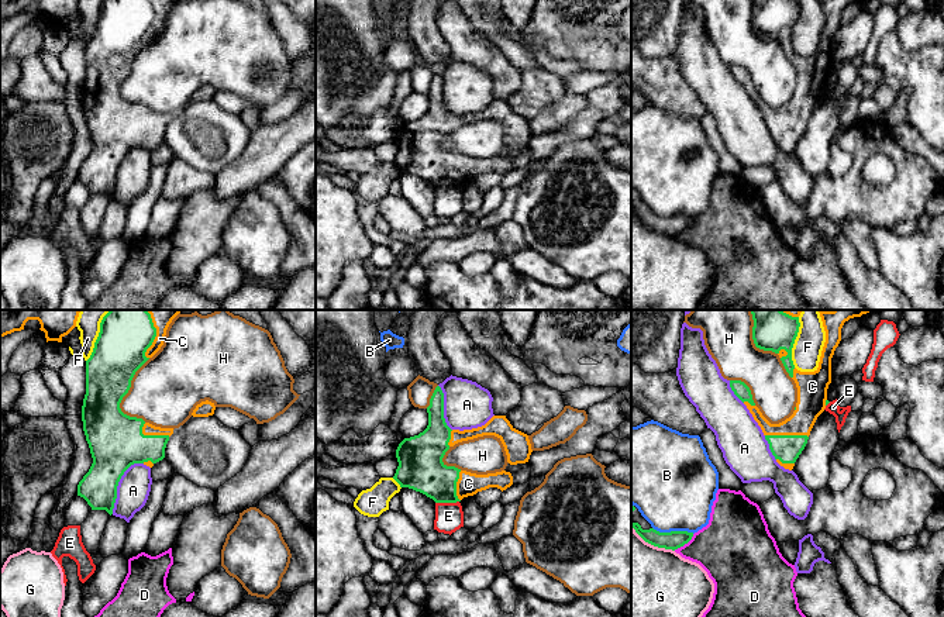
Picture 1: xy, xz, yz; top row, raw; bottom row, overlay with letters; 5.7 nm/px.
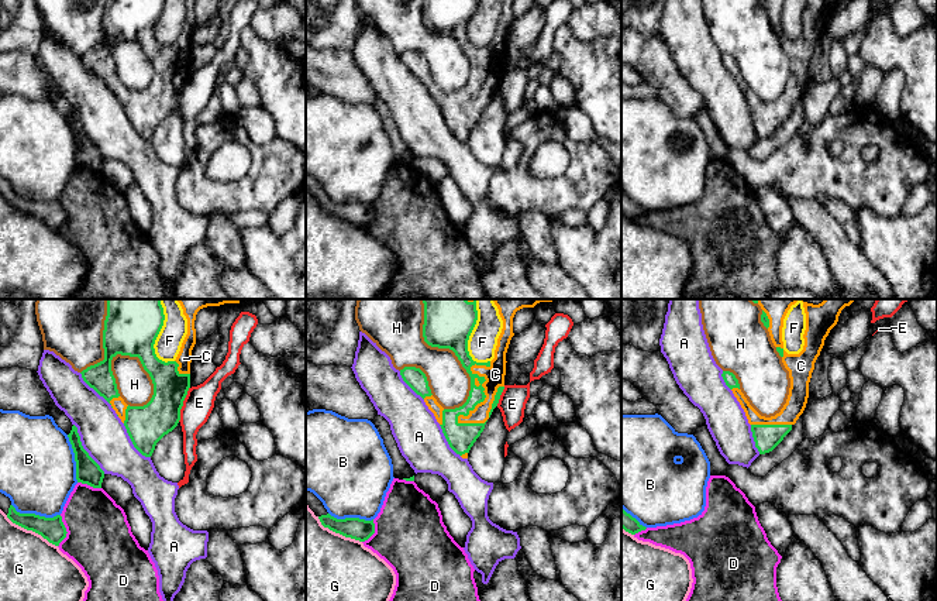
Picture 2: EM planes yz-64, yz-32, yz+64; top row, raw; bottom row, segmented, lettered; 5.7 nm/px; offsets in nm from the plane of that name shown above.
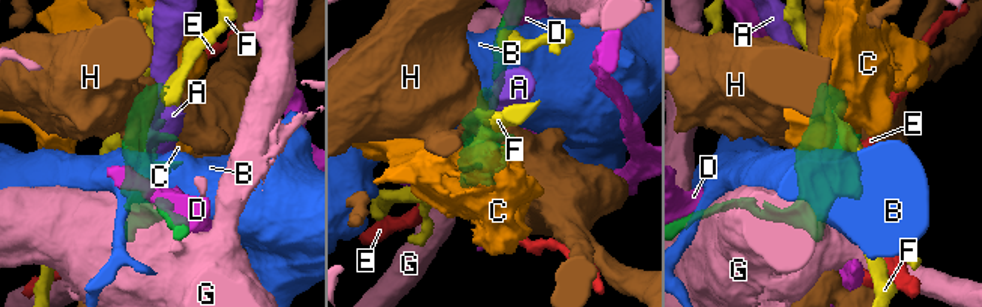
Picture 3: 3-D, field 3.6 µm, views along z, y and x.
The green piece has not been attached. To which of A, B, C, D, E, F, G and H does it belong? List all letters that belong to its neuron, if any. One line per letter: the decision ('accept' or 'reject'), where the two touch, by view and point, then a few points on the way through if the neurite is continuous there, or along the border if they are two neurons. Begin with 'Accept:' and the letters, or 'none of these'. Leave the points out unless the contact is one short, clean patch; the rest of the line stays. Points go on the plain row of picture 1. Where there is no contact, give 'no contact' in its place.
Accept: C
A: reject | xy (117, 168)
B: reject | yz (674, 216)
C: accept | xy (155, 20)
D: reject | yz (684, 228)
E: reject | xz (447, 186)
F: reject | yz (793, 27)
G: reject | yz (651, 228)
H: reject | xy (124, 79)

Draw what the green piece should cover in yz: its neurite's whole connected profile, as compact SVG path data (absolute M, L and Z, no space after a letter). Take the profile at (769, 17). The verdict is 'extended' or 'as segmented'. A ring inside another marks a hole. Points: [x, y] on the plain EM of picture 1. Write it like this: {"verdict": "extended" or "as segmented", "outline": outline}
{"verdict": "extended", "outline": "M752 0L752 24L757 32L779 39L786 56L797 72L797 87L793 99L779 108L771 108L752 85L750 72L741 65L730 65L734 79L747 90L761 111L776 147L792 155L805 134L817 101L830 87L827 73L831 68L831 42L841 25L845 6L861 0L820 0L826 15L819 52L800 56L792 45L792 32L799 17L799 0Z"}

